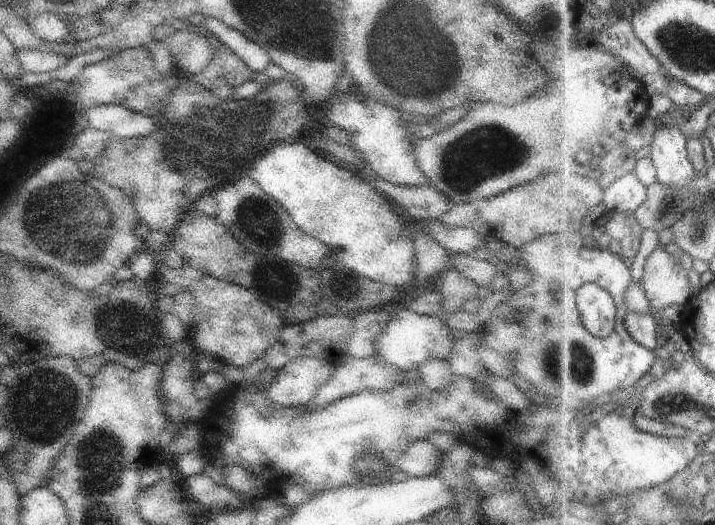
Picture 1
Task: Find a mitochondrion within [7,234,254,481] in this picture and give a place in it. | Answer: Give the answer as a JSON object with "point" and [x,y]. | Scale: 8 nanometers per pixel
{"point":[54,397]}

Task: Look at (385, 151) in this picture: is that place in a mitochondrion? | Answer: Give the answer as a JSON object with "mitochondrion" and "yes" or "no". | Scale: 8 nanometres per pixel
{"mitochondrion":"no"}

